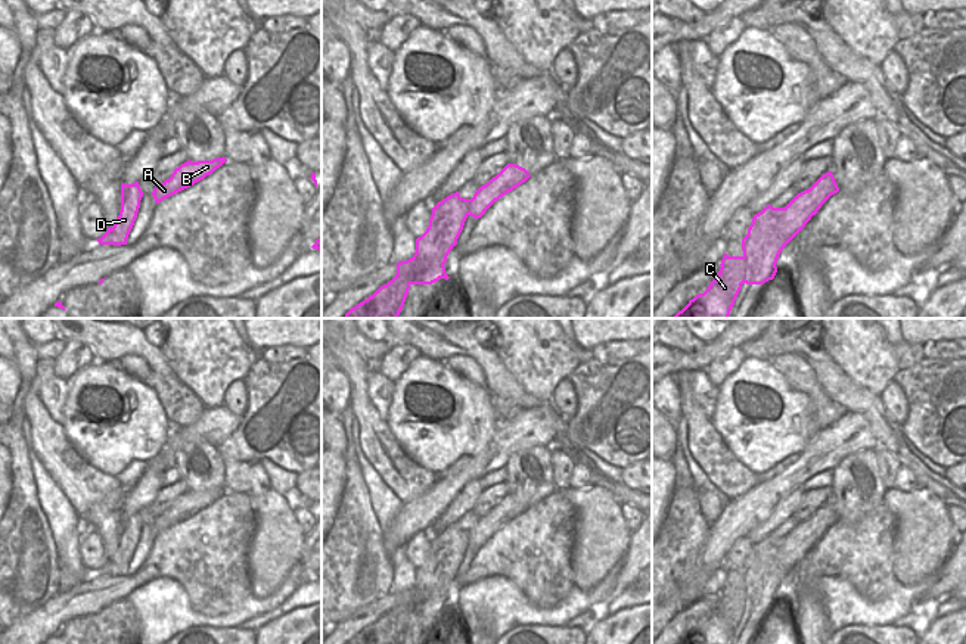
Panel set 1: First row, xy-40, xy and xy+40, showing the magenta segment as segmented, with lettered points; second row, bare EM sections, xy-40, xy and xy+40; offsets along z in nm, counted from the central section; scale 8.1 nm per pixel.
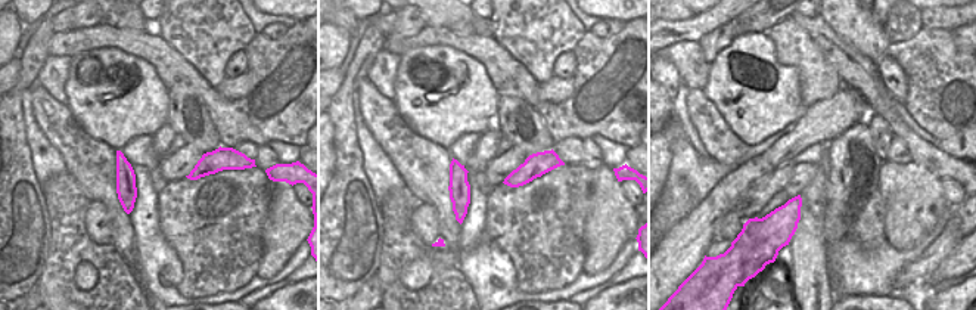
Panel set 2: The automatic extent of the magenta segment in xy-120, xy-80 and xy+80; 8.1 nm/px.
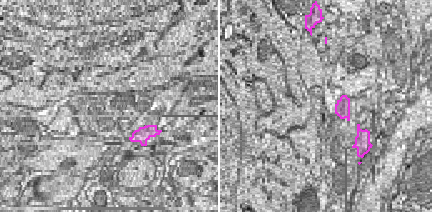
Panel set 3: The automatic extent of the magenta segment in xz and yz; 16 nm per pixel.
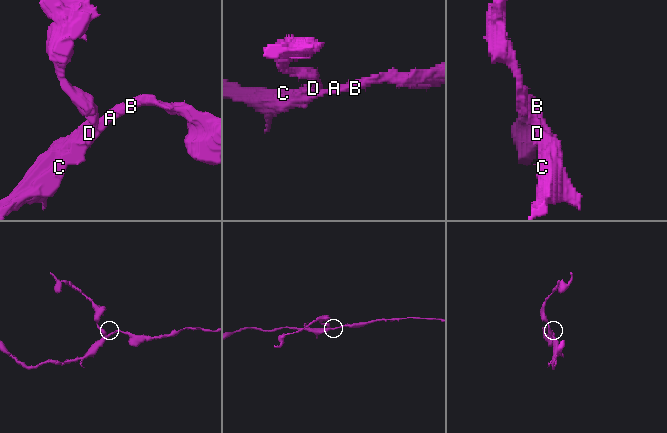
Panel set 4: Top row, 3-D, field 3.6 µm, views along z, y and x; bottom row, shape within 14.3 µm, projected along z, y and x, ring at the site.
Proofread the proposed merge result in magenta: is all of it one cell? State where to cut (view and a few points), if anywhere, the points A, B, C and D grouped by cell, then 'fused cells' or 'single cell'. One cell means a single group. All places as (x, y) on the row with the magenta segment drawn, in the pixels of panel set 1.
cut in xy along (459, 196), (446, 215), (444, 240), (452, 248); A B C / D; fused cells

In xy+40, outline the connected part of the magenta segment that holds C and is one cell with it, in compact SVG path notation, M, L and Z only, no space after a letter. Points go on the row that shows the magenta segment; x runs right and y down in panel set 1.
M832 171L808 190L798 193L785 208L767 205L755 214L742 239L742 256L724 253L715 280L673 318L729 318L742 284L764 284L777 273L783 248L805 227L839 187Z

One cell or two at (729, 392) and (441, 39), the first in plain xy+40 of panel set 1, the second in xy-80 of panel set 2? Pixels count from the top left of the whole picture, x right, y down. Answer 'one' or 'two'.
two

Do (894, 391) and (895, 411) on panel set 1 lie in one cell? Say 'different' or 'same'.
same

